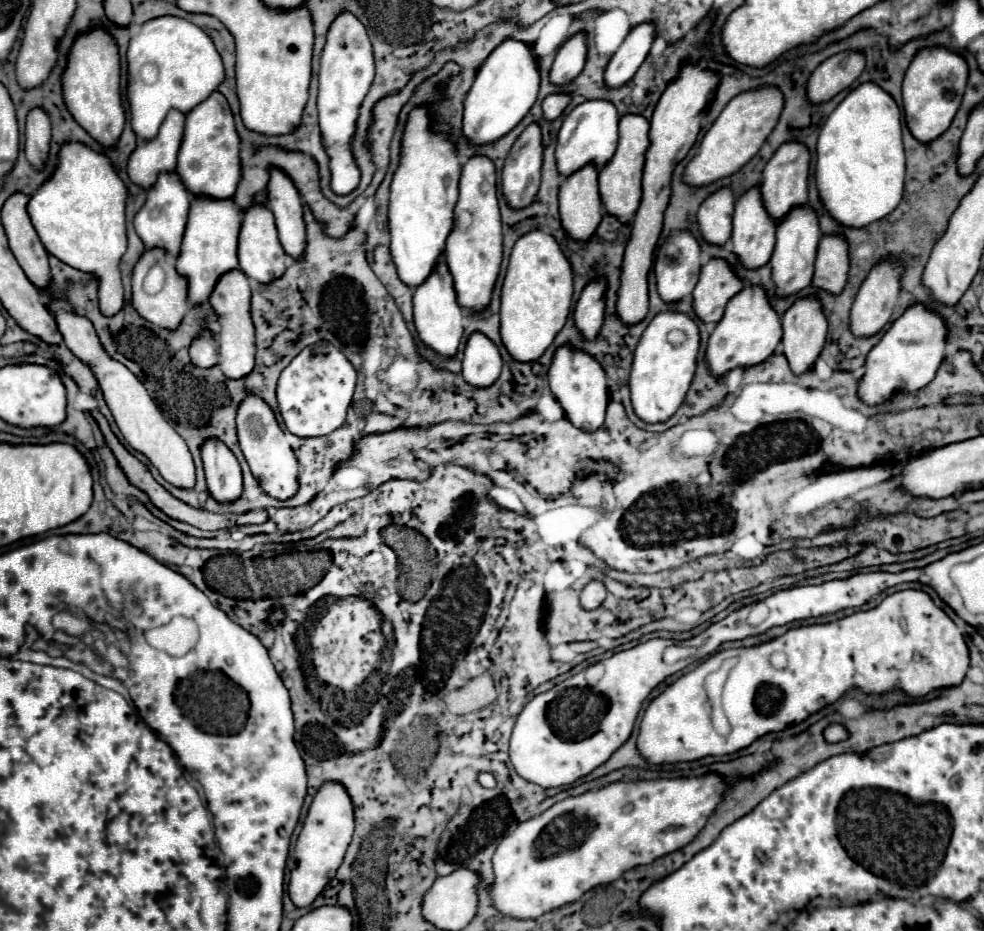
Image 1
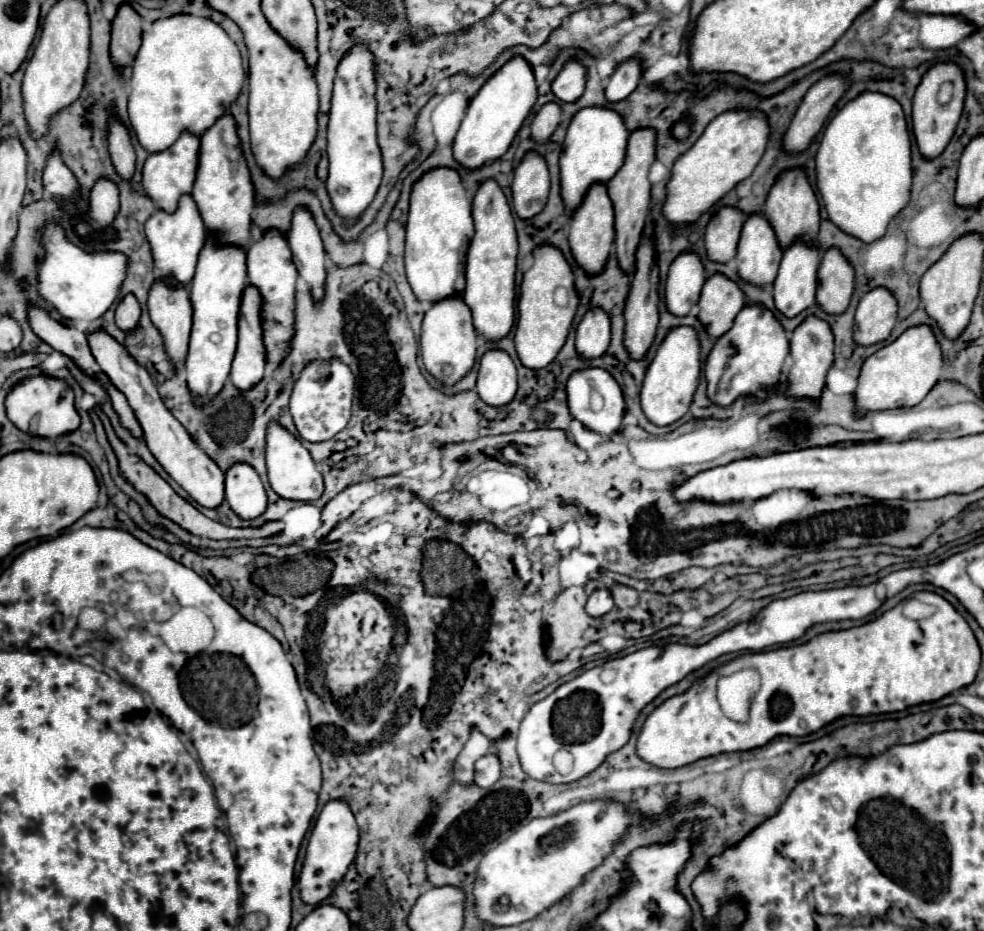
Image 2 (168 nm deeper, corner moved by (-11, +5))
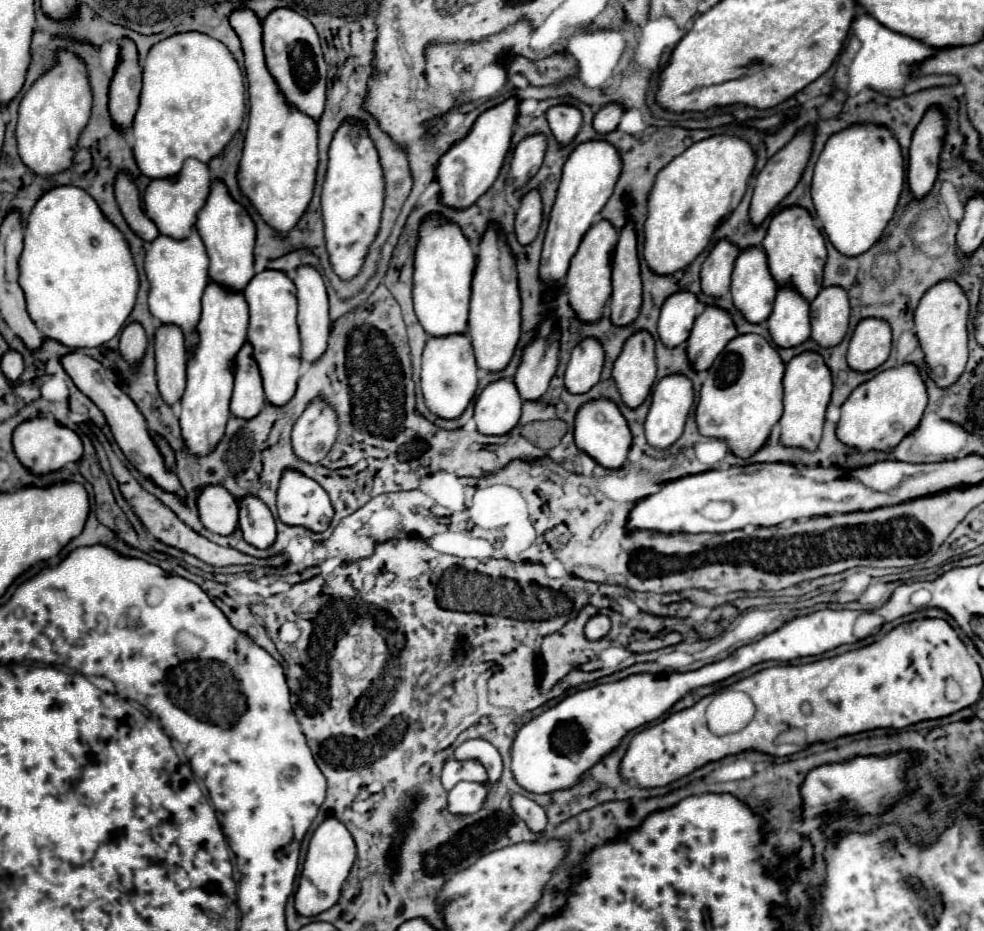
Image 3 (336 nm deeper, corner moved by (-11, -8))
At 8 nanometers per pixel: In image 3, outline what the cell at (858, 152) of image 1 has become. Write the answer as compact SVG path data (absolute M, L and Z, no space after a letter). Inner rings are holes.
M851 126L833 134L815 164L811 184L815 212L829 242L849 258L867 252L893 218L903 184L901 148L889 130Z

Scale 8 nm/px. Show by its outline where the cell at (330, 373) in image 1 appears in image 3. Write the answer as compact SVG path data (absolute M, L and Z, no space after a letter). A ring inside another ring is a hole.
M311 402L293 426L293 452L299 460L317 464L327 456L337 438L337 414L329 410L327 402Z

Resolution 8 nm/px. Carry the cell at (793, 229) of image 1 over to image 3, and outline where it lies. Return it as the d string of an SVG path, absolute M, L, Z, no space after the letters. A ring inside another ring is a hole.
M781 288L767 324L771 338L779 348L793 348L803 344L811 334L809 302L795 290Z

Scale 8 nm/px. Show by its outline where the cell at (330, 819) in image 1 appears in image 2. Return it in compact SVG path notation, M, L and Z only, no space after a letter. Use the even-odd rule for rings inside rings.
M343 799L327 801L311 831L303 871L299 877L299 891L305 903L317 905L337 887L337 883L343 879L343 875L347 873L349 865L355 859L357 841L359 841L359 827L357 827L357 821L353 817L349 803Z

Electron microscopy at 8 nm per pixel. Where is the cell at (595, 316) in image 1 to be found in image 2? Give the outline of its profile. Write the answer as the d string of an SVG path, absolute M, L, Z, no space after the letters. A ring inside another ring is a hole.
M593 307L585 313L577 327L577 353L583 359L595 359L605 353L611 341L611 319L601 307Z

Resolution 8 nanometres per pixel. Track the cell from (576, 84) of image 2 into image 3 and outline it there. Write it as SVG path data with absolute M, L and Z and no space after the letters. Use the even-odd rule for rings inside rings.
M553 106L547 110L549 128L559 142L559 146L567 146L573 142L581 128L581 112L575 106Z

